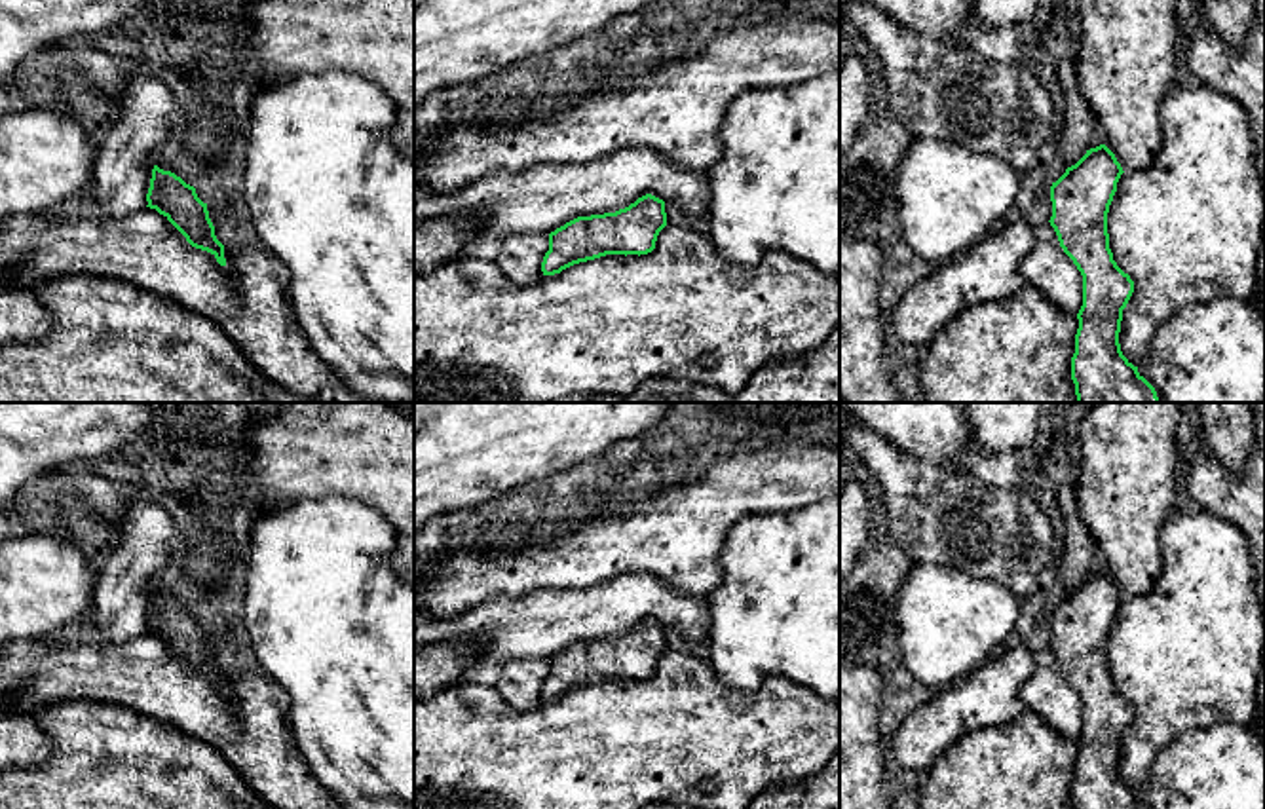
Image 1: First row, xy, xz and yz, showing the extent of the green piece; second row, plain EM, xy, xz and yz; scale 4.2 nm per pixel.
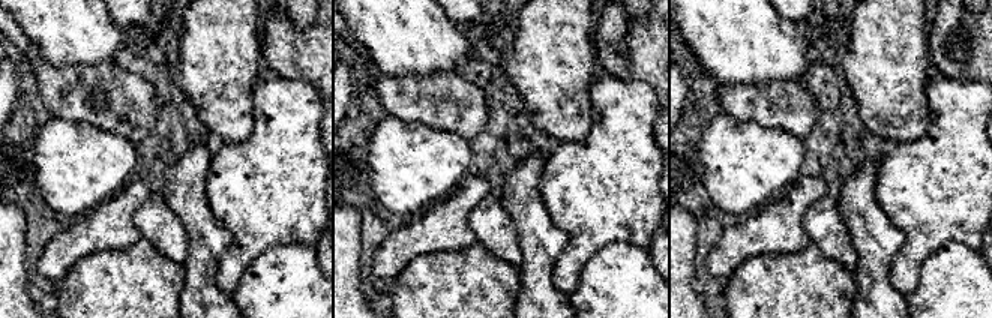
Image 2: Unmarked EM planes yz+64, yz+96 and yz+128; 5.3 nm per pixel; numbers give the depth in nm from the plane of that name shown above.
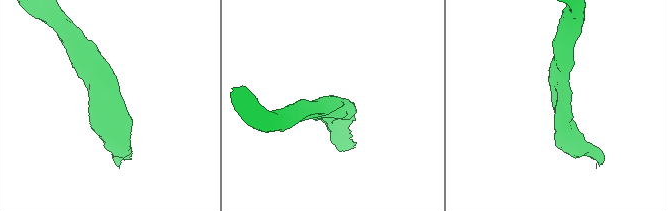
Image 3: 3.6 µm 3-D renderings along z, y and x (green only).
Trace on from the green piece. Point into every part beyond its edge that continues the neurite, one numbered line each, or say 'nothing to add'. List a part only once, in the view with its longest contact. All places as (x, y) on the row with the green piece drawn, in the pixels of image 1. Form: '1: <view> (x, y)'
nothing to add

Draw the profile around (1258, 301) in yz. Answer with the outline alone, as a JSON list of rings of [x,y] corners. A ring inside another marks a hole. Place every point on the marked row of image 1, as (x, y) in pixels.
[[[1265,234],[1257,251],[1257,275],[1252,304],[1259,310],[1261,317],[1265,319]]]

